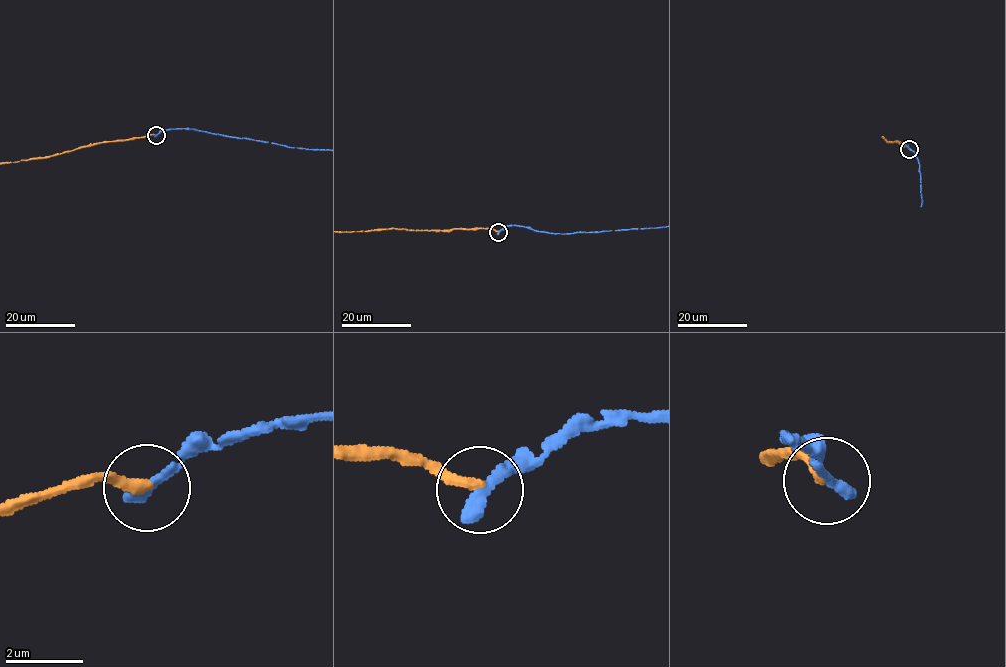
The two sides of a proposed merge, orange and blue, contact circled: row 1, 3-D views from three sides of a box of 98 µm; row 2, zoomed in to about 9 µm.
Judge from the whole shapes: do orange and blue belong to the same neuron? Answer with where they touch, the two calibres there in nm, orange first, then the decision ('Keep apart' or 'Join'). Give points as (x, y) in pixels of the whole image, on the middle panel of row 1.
Place: (498, 232). Thickness 300 nm (orange) against 400 nm. Keep apart

